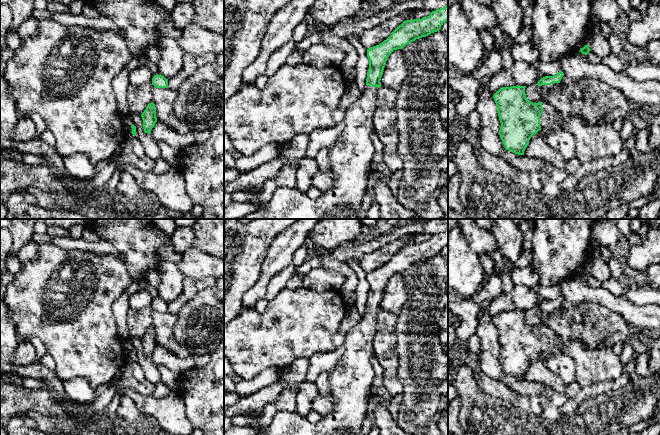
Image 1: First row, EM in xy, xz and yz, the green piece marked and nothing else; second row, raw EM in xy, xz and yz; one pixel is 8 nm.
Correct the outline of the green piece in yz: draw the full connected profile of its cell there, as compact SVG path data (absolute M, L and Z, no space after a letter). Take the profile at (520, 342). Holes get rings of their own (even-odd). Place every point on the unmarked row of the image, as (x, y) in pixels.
M526 310L502 311L494 319L498 340L501 347L500 362L506 374L524 379L530 362L541 353L559 355L564 351L564 337L556 334L553 329L543 325L533 327L526 322Z

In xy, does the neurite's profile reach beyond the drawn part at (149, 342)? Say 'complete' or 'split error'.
complete

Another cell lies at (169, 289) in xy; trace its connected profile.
M163 260L157 268L160 275L160 285L158 287L159 297L166 303L170 303L178 298L181 292L181 273L177 264Z

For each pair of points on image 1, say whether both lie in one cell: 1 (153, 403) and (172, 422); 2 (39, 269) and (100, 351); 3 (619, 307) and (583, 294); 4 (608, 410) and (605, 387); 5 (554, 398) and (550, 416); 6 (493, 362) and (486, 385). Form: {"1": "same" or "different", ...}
{"1": "same", "2": "same", "3": "same", "4": "different", "5": "same", "6": "different"}

